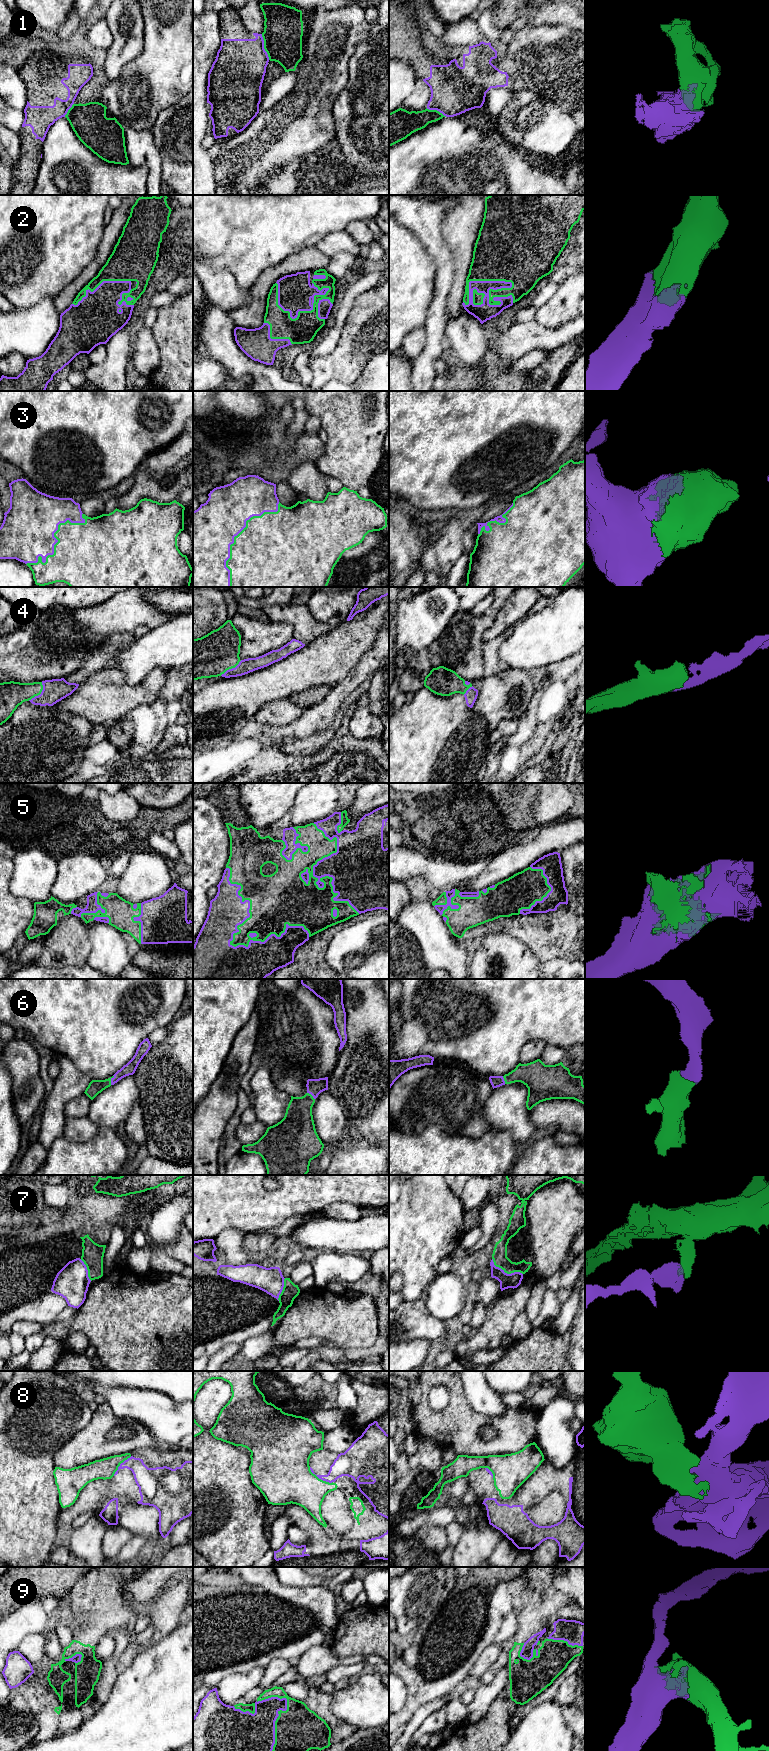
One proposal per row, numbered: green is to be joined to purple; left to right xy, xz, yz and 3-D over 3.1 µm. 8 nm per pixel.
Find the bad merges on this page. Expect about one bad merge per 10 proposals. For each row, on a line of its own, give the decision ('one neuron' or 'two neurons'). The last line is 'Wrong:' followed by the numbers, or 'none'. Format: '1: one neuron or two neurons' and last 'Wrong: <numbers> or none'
1: two neurons
2: one neuron
3: one neuron
4: one neuron
5: one neuron
6: one neuron
7: two neurons
8: two neurons
9: one neuron
Wrong: 1, 7, 8

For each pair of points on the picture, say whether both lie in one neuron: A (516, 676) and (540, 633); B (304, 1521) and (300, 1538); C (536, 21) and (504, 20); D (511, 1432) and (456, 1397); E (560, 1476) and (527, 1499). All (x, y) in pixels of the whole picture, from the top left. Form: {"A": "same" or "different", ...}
{"A": "different", "B": "different", "C": "same", "D": "same", "E": "same"}

